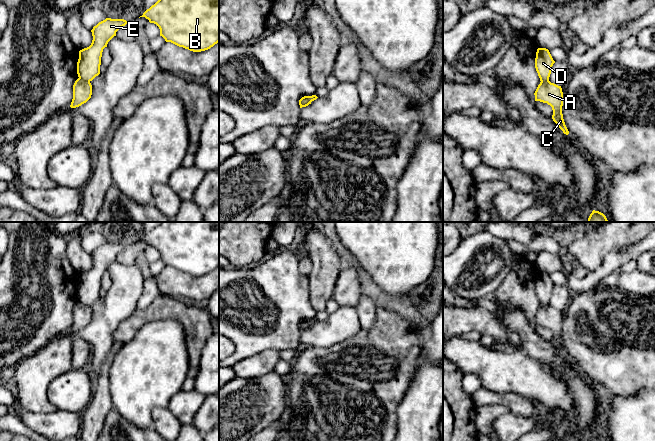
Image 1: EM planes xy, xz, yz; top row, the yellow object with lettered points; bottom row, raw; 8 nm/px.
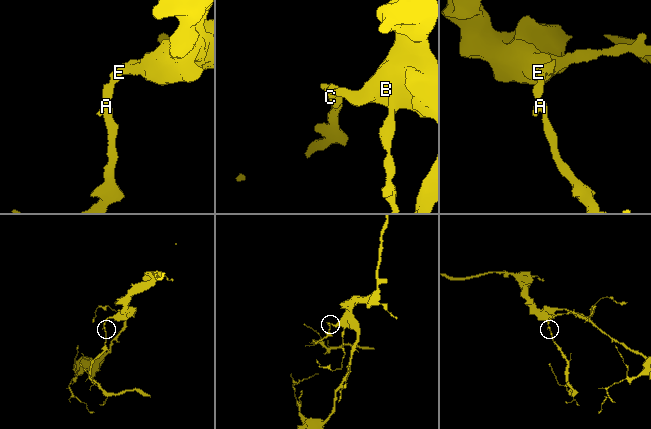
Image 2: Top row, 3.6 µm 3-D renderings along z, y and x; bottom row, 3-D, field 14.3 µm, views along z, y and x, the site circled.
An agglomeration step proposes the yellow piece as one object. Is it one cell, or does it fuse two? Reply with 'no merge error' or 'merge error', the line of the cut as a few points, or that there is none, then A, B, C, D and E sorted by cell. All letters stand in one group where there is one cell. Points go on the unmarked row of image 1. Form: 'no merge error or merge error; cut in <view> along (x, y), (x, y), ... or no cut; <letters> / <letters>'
merge error; cut in xy along (79, 301), (89, 306); A C / B D E

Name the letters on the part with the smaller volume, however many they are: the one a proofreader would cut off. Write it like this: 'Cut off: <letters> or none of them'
Cut off: A, C

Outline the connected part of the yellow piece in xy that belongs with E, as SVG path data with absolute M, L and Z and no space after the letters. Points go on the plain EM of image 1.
M106 242L93 251L91 269L79 275L77 298L80 303L90 306L100 298L103 273L116 260L116 256L128 246L130 245Z

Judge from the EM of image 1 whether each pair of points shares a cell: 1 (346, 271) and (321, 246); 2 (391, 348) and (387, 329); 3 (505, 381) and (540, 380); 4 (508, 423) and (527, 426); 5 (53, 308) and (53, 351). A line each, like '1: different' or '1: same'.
1: different
2: same
3: same
4: same
5: different

